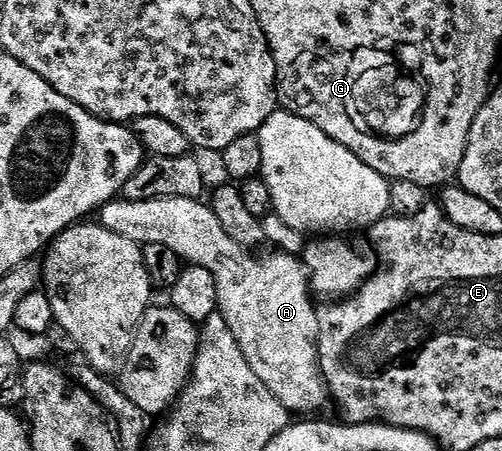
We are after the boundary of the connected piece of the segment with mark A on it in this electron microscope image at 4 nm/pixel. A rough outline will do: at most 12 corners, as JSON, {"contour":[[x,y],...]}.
{"contour":[[193,197],[100,224],[212,271],[248,367],[294,415],[328,405],[295,254],[255,255]]}

